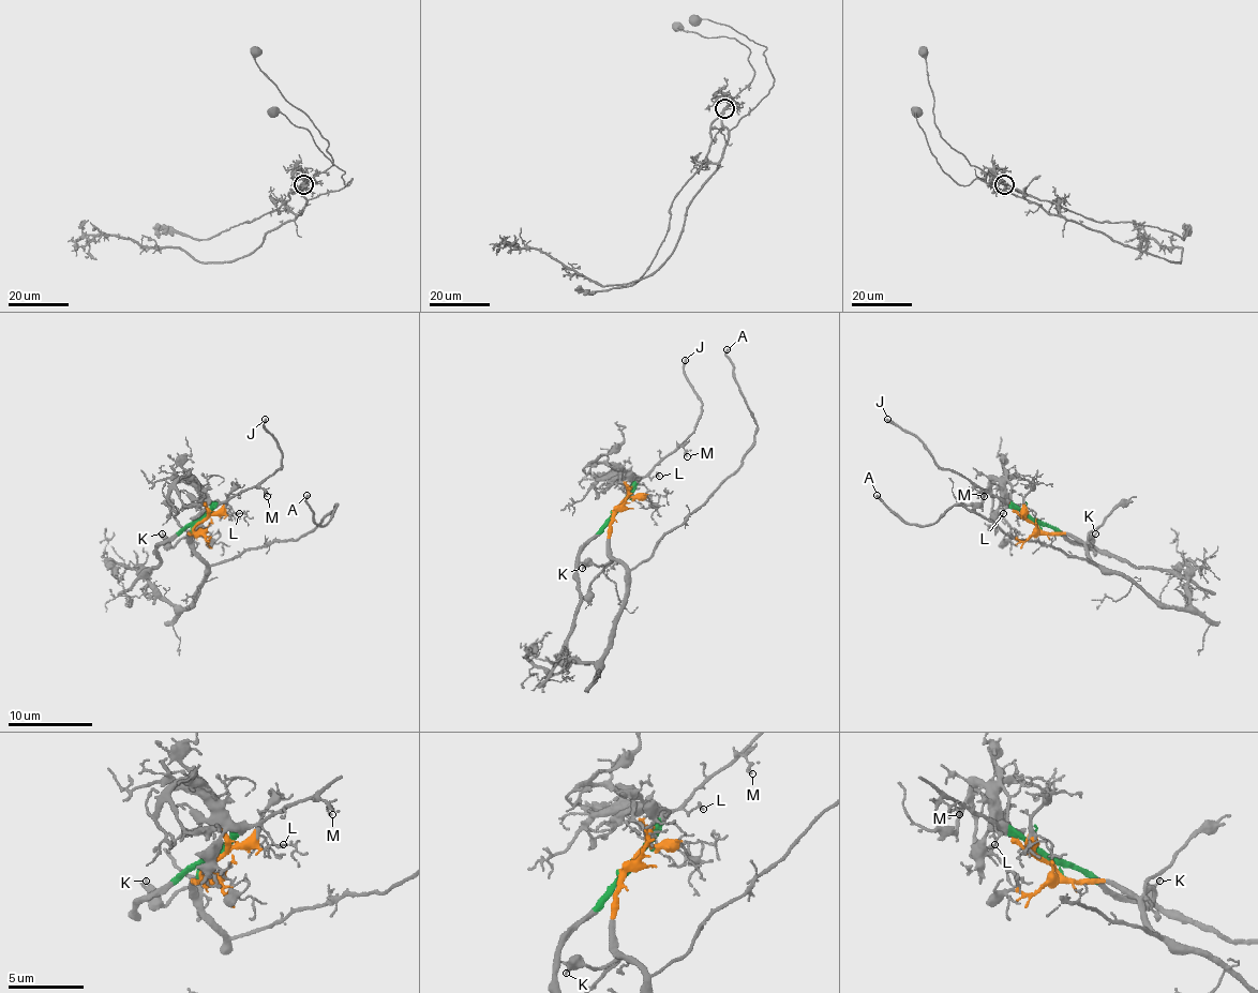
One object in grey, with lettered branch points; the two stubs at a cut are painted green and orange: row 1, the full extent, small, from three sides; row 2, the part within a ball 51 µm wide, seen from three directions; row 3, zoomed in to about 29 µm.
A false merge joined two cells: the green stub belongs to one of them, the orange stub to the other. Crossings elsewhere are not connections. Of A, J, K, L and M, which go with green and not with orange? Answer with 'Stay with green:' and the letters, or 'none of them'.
Stay with green: J, L, M

